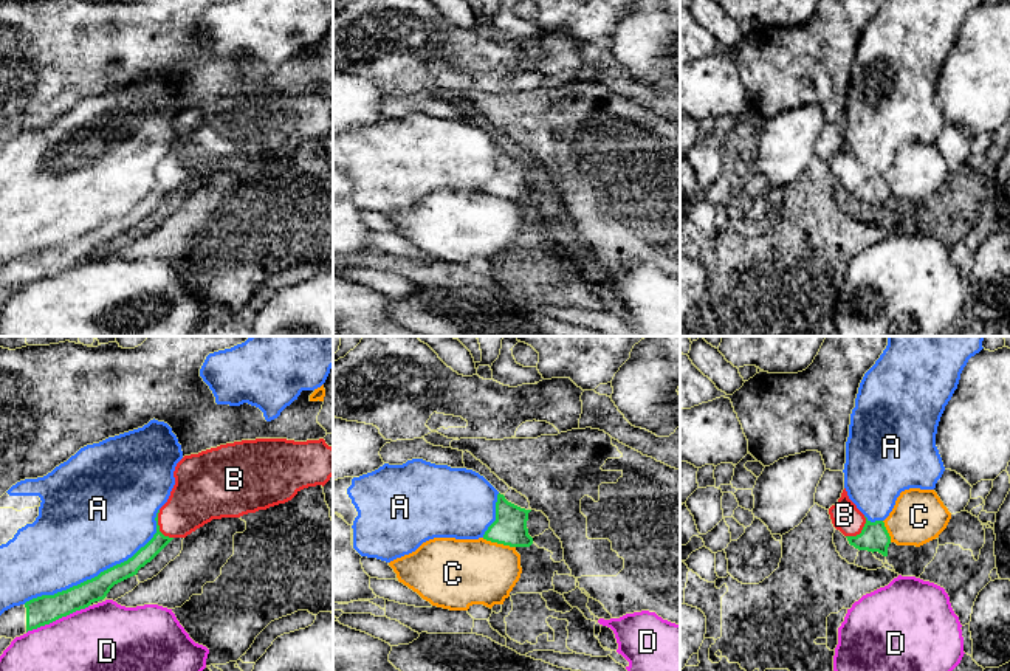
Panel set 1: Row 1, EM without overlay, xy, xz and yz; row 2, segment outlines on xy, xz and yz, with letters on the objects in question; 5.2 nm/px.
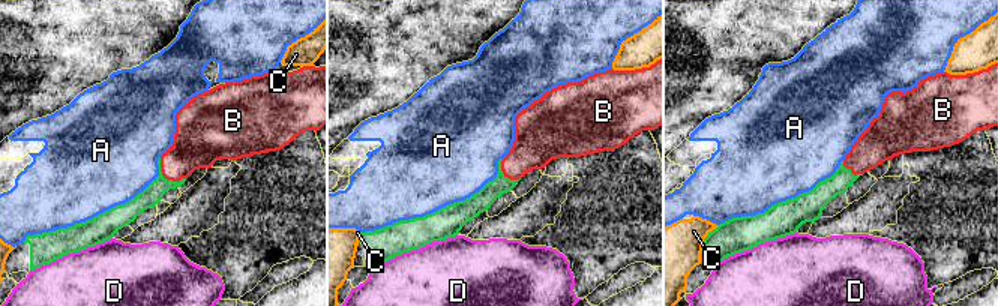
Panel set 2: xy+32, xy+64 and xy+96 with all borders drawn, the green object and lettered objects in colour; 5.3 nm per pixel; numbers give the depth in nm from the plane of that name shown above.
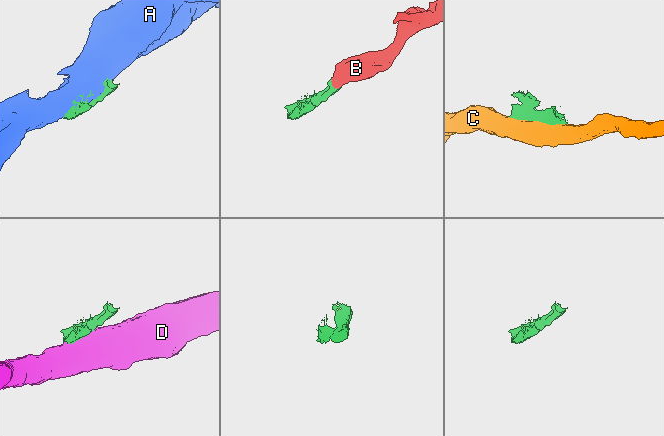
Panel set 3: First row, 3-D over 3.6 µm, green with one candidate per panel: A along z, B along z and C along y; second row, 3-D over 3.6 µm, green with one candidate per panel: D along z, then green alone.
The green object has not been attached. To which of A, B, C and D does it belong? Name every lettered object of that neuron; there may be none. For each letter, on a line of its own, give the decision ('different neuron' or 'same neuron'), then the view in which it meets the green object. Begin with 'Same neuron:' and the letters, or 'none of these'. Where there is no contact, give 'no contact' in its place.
Same neuron: B
A: different neuron; meets green in xy
B: same neuron; meets green in xy
C: different neuron; meets green in xz
D: different neuron; meets green in xy

